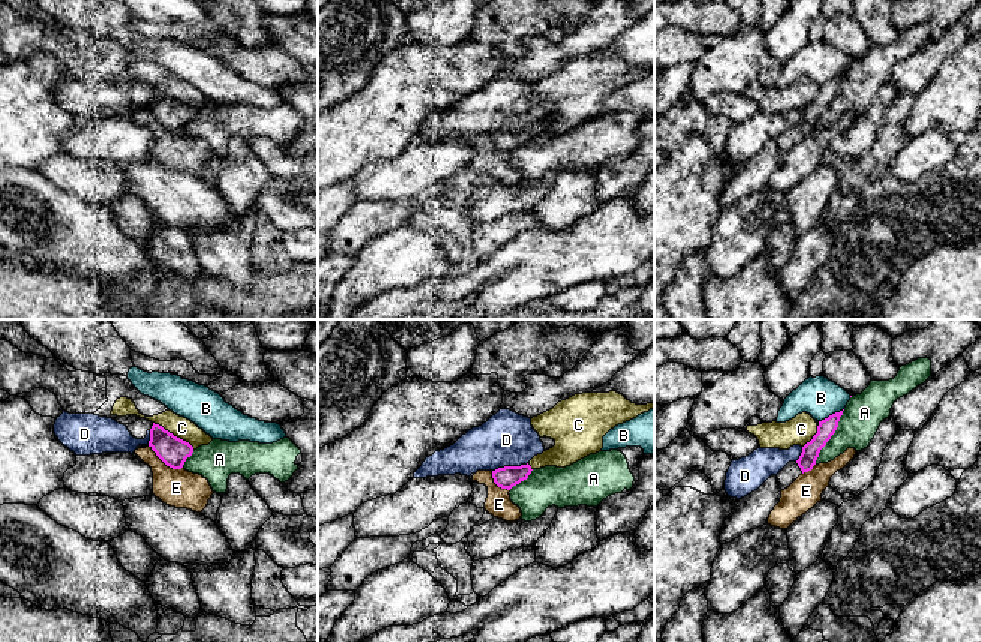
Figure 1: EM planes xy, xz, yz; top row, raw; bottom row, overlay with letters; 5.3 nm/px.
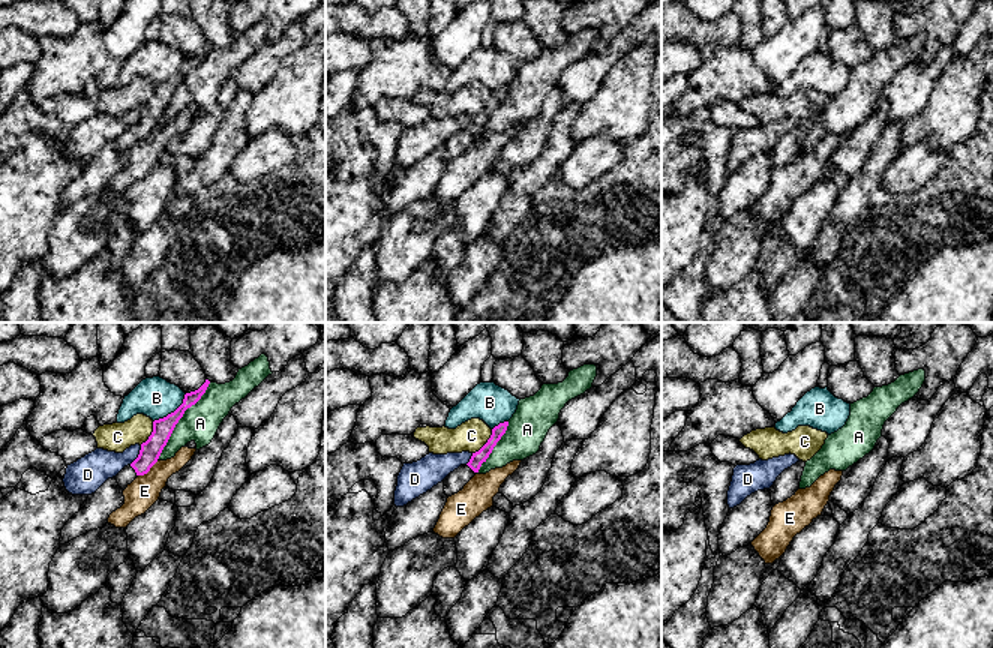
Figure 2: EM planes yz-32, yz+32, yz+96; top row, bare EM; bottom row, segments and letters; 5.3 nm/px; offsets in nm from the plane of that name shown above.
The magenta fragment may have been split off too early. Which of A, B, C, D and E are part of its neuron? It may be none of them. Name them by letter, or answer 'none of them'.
none of them

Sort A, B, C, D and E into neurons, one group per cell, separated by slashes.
A / B / C / D / E

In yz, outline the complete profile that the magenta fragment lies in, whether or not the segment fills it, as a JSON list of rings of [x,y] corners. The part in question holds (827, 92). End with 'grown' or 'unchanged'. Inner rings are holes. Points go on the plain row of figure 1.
[[[843,75],[819,86],[818,98],[802,111],[796,126],[789,126],[778,138],[777,147],[782,154],[788,153],[801,138],[808,136],[816,129],[820,114],[826,110],[838,92]]] | grown

